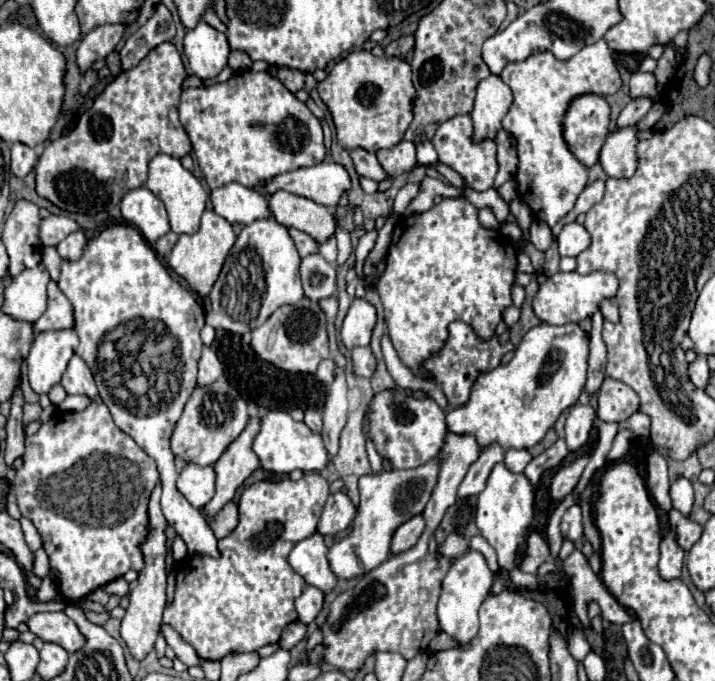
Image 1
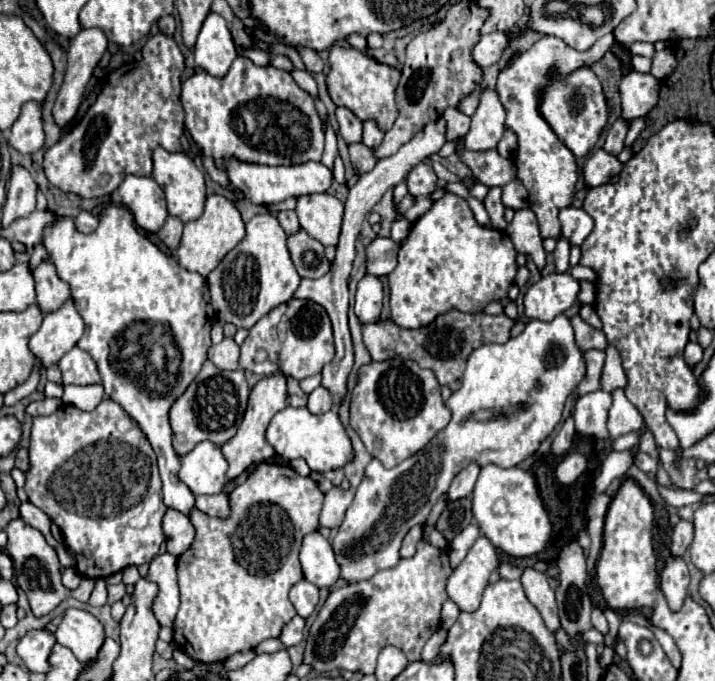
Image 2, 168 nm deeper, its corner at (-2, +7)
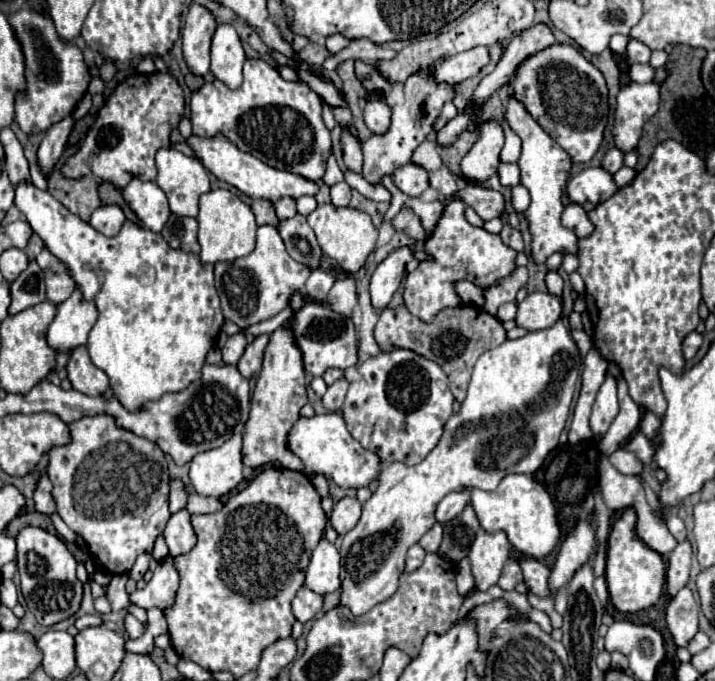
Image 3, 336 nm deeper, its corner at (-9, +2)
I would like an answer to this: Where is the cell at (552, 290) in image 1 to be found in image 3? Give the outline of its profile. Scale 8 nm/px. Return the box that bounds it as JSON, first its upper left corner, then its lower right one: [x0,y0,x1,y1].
[515,292,563,332]

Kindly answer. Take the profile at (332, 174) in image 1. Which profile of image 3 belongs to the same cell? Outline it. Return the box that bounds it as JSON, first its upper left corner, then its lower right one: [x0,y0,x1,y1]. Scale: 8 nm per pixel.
[187,134,317,202]

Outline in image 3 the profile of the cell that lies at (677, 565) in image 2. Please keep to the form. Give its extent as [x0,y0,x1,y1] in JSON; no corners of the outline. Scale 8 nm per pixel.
[665,588,699,648]

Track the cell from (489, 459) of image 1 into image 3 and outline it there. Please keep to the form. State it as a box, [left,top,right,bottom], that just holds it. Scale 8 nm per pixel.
[435,492,469,524]

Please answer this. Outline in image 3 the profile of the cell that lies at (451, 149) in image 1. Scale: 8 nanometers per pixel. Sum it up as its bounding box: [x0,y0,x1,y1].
[499,164,519,186]

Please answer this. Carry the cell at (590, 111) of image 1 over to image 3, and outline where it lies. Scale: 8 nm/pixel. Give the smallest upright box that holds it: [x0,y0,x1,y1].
[513,44,609,162]

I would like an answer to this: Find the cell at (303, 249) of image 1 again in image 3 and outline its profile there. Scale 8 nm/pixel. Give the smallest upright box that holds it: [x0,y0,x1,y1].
[275,198,297,220]

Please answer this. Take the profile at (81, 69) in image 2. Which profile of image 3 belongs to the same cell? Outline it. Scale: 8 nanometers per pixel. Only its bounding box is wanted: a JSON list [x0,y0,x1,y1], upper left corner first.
[37,116,73,178]

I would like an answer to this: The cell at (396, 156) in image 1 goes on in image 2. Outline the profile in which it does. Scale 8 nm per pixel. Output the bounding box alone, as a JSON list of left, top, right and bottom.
[362,121,382,149]

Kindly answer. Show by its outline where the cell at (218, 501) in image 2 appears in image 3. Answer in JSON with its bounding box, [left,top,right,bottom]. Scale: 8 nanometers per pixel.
[187,490,221,514]

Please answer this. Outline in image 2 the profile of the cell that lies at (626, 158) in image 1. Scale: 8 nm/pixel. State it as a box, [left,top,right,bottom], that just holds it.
[582,149,624,187]

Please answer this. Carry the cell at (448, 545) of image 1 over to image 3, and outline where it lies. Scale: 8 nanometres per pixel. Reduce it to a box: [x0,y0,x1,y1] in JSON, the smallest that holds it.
[419,524,443,552]

